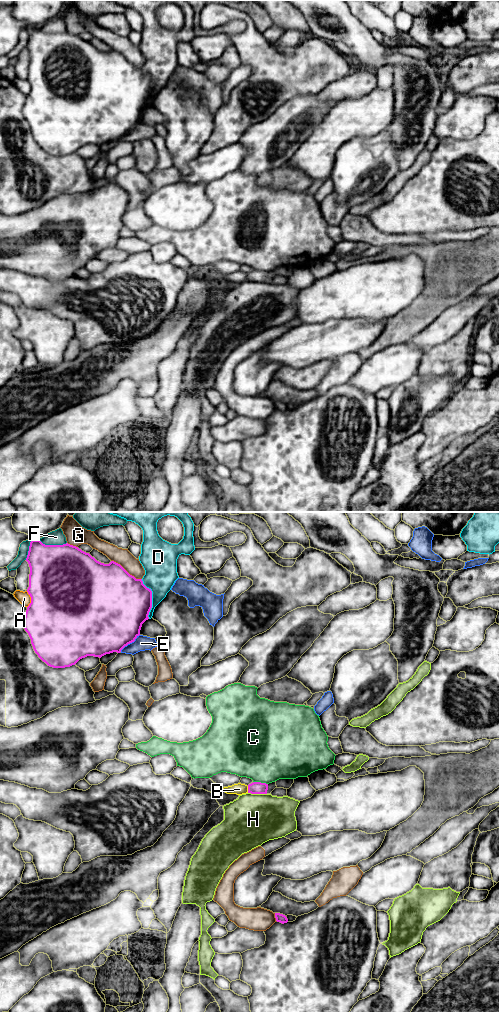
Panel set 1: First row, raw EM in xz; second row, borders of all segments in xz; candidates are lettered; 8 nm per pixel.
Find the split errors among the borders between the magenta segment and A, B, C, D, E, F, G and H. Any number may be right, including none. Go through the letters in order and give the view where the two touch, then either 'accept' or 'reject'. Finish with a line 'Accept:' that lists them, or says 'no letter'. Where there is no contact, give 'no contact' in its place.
A: xz | reject
B: xz | reject
C: xz | reject
D: xz | reject
E: xz | reject
F: xz | reject
G: xz | reject
H: xz | reject
Accept: no letter

